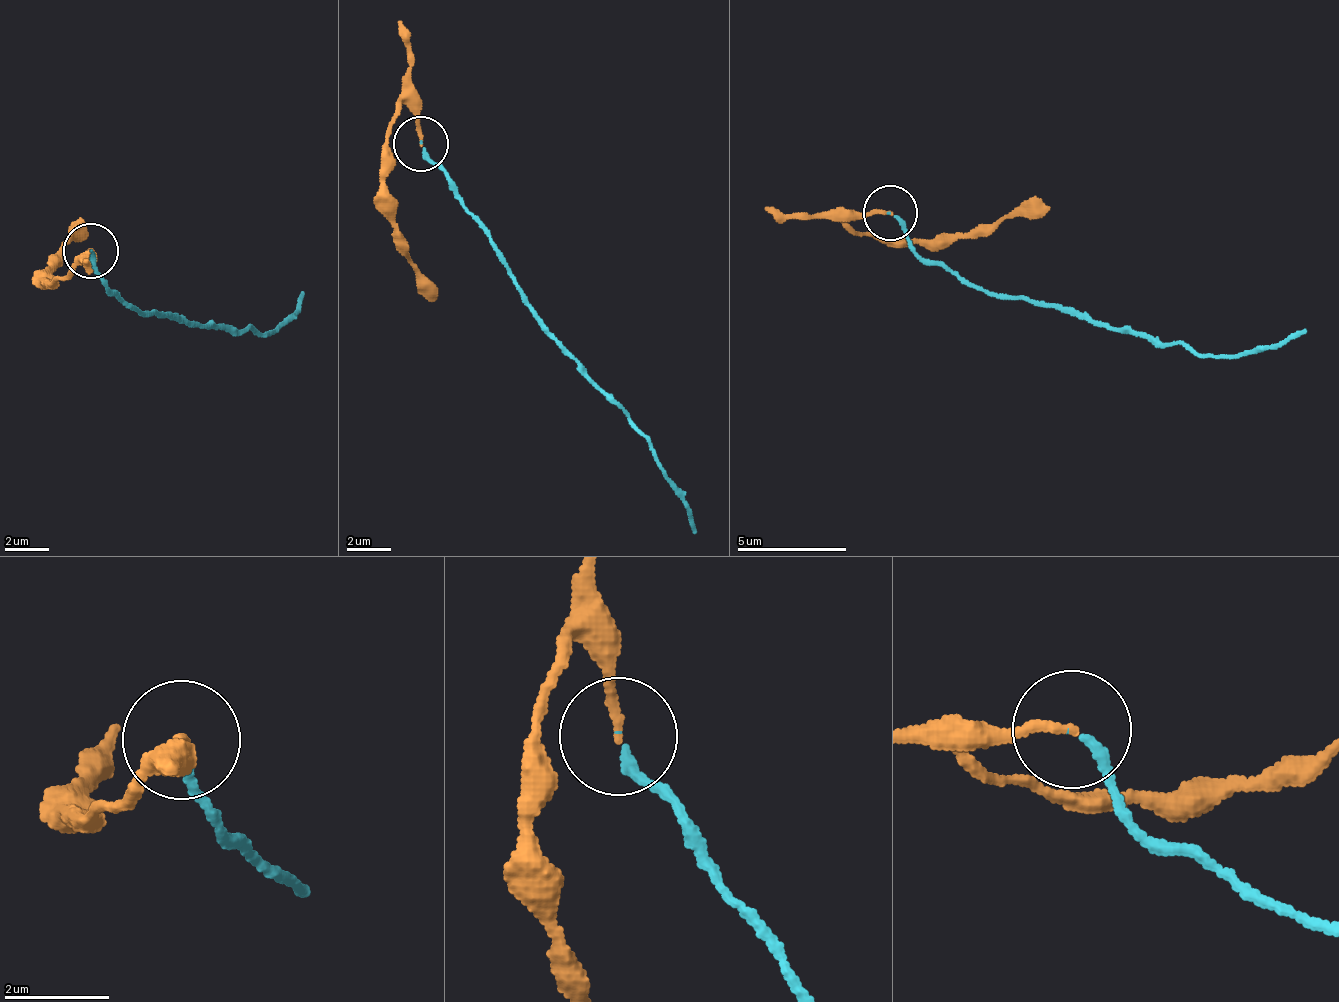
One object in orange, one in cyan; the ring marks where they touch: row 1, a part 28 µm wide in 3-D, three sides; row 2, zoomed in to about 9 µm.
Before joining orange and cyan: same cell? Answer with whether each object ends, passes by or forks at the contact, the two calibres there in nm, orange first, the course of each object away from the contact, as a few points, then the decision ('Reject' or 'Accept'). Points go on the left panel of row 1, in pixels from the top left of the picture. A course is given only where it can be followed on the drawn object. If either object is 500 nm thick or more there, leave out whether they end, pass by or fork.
At the ring orange ends. At the ring cyan ends. Thickness 180 nm (orange) against 190 nm. Course of orange: (89, 249), (92, 252), (78, 259), (60, 279), (42, 274), (49, 259), (85, 224). Course of cyan: (89, 249), (112, 288), (133, 309), (162, 311), (204, 326), (272, 334), (301, 292). Reject

